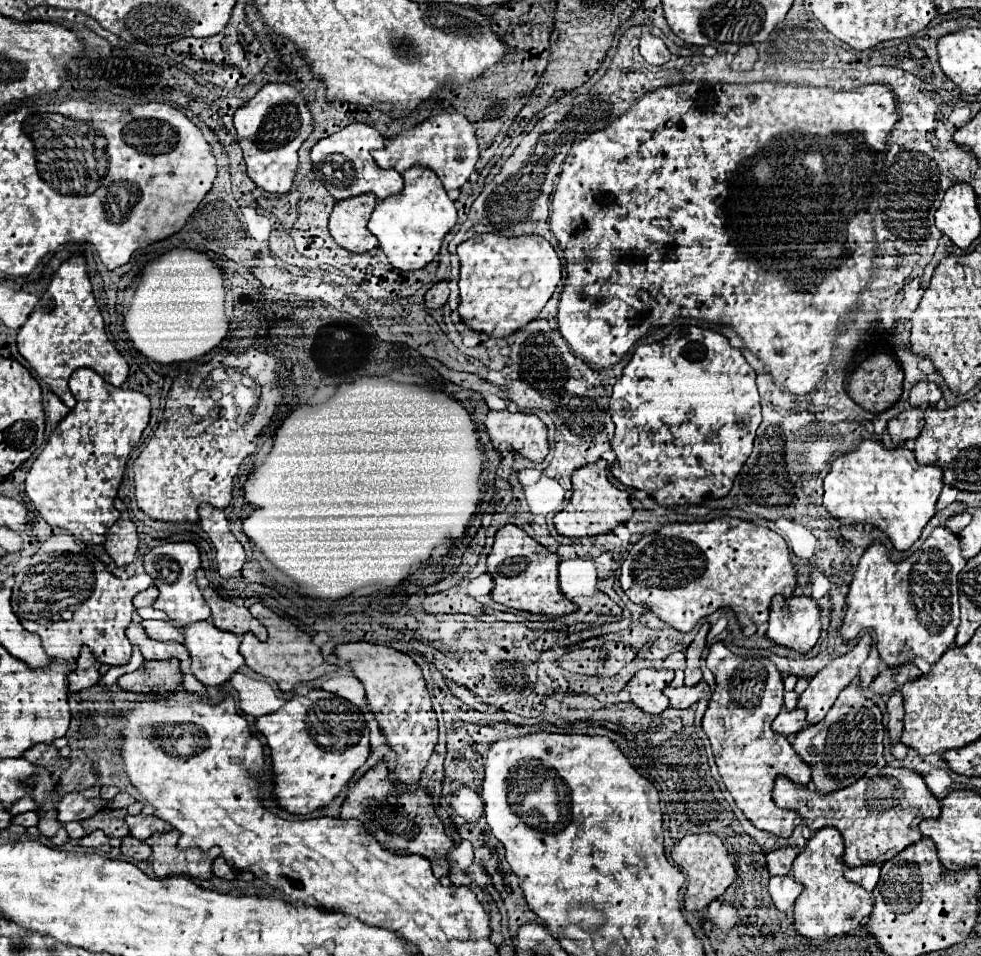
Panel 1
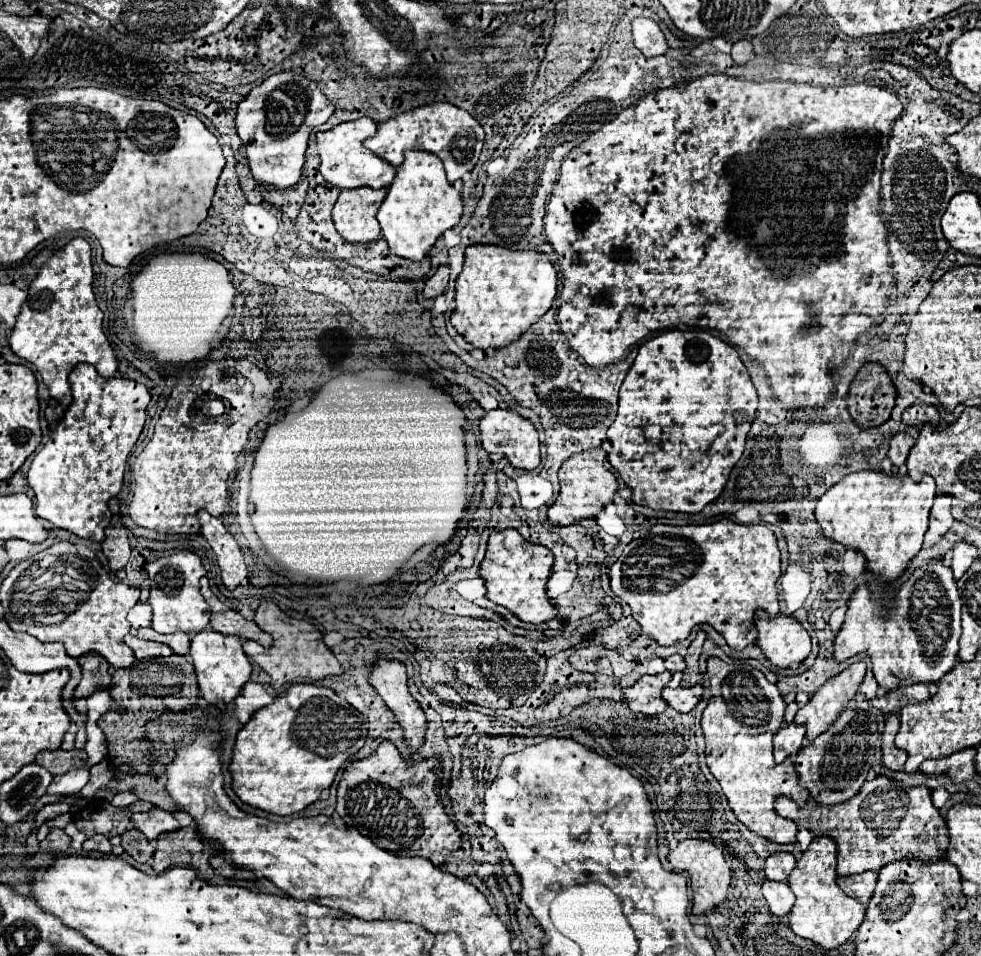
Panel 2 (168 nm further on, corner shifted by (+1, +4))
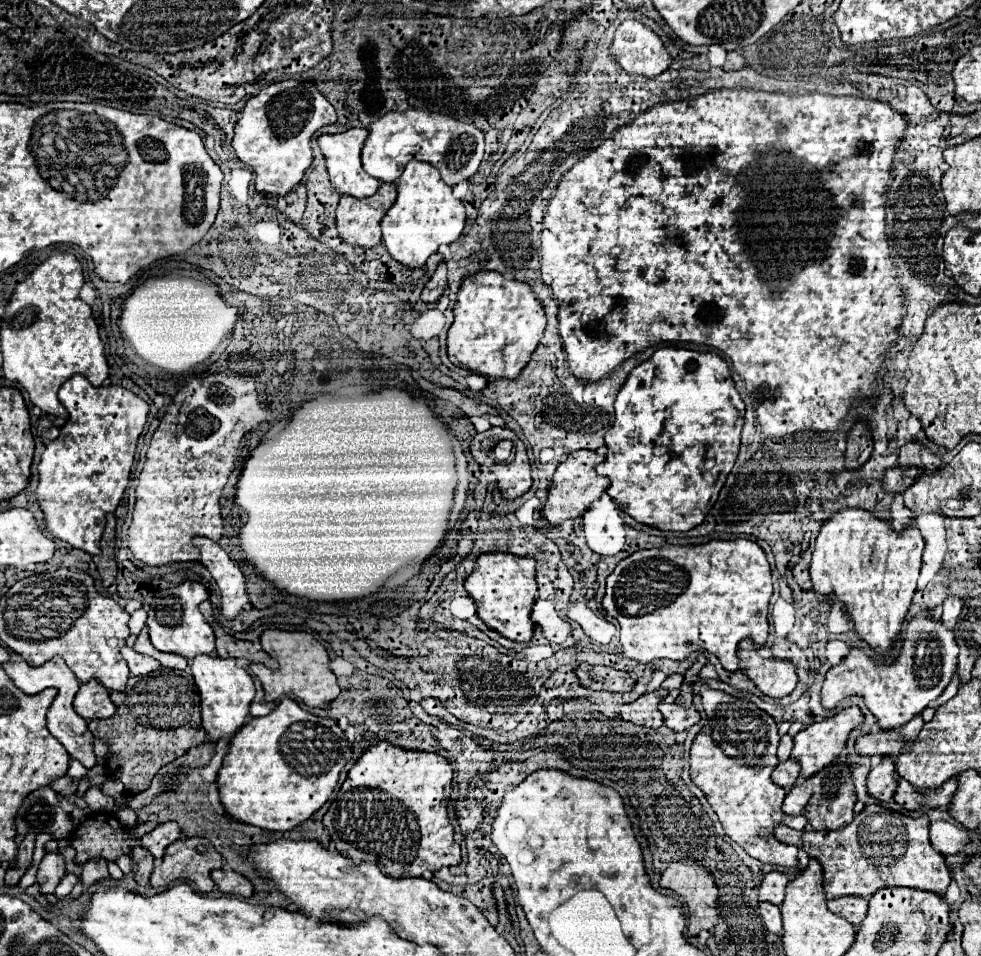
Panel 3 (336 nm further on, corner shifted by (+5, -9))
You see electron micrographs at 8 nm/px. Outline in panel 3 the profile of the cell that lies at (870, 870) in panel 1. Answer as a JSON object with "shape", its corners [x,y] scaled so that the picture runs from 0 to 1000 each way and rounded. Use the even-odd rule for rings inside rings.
{"shape":[[[858,937],[858,939],[846,941],[844,944],[844,950],[852,958],[862,960],[869,969],[877,969],[877,964],[883,960],[885,941],[883,939],[877,939],[877,937]]]}

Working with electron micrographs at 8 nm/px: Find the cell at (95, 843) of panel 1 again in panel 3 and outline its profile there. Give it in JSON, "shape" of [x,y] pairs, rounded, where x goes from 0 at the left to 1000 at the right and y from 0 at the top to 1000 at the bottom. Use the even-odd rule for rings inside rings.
{"shape":[[[104,897],[90,900],[84,906],[84,925],[86,927],[94,927],[94,925],[108,921],[108,918],[110,918],[110,910],[108,910],[108,902]]]}

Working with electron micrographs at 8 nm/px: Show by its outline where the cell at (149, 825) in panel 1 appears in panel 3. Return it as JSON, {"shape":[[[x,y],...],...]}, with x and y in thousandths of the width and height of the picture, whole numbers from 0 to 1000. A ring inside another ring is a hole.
{"shape":[[[169,860],[169,862],[159,864],[155,870],[147,872],[147,877],[145,877],[143,881],[145,881],[145,885],[147,885],[149,889],[155,891],[155,895],[157,895],[159,900],[165,900],[167,889],[169,889],[175,881],[179,881],[181,877],[183,877],[183,864],[181,864],[179,860]]]}

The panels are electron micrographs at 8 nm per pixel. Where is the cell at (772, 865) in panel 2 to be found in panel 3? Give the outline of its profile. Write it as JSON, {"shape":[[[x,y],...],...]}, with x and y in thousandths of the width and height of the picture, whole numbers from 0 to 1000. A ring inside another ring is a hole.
{"shape":[[[785,912],[779,916],[775,929],[773,929],[773,941],[775,944],[785,944],[795,948],[799,941],[799,929],[803,925],[801,914],[797,912]]]}

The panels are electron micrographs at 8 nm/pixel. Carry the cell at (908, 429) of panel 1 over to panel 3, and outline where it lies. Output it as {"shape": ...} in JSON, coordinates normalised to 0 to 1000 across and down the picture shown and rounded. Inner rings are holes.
{"shape":[[[909,490],[901,496],[901,513],[907,517],[922,517],[938,498],[936,490]]]}

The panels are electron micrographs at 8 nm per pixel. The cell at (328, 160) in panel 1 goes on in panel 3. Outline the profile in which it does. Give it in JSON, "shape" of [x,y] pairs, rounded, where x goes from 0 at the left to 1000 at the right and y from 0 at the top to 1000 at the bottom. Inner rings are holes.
{"shape":[[[359,134],[355,138],[349,140],[328,140],[324,144],[324,151],[328,155],[328,161],[332,165],[332,174],[334,174],[334,182],[336,182],[336,190],[338,195],[347,201],[347,203],[355,203],[355,205],[363,205],[363,207],[375,207],[379,203],[383,203],[385,195],[389,192],[387,188],[383,188],[381,184],[373,182],[367,169],[367,157],[371,153],[375,144],[375,136],[373,134]]]}

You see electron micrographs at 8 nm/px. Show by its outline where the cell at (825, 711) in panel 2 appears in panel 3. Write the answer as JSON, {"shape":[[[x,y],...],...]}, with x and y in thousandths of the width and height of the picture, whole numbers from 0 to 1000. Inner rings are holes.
{"shape":[[[869,738],[869,741],[862,741],[862,743],[858,743],[856,747],[852,747],[848,751],[832,755],[832,757],[824,759],[822,764],[813,766],[813,770],[809,772],[807,795],[811,795],[815,799],[815,803],[818,803],[815,812],[818,814],[830,812],[832,808],[836,808],[836,803],[842,803],[844,799],[850,799],[856,793],[856,789],[858,789],[858,785],[860,785],[860,780],[864,776],[866,766],[873,764],[873,762],[877,762],[879,755],[881,755],[881,749],[879,749],[877,741]]]}

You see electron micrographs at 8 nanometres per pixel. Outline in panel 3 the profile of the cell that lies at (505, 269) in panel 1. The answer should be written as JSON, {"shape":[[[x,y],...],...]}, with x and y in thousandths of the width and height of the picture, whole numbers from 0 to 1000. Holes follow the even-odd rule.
{"shape":[[[487,285],[477,289],[467,305],[467,316],[463,320],[463,337],[457,345],[457,374],[463,383],[477,385],[495,395],[520,395],[524,397],[532,385],[542,374],[546,362],[557,343],[557,328],[552,318],[544,312],[538,297],[528,293],[516,293],[508,285]]]}

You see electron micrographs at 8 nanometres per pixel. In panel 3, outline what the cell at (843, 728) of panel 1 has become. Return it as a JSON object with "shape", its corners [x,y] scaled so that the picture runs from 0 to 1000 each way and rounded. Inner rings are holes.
{"shape":[[[858,795],[840,803],[828,814],[813,816],[813,820],[801,831],[797,849],[805,854],[818,851],[824,856],[830,868],[838,870],[838,868],[852,868],[852,866],[864,864],[871,858],[871,841],[873,841],[873,828],[871,828],[871,818],[866,812],[866,801]]]}

